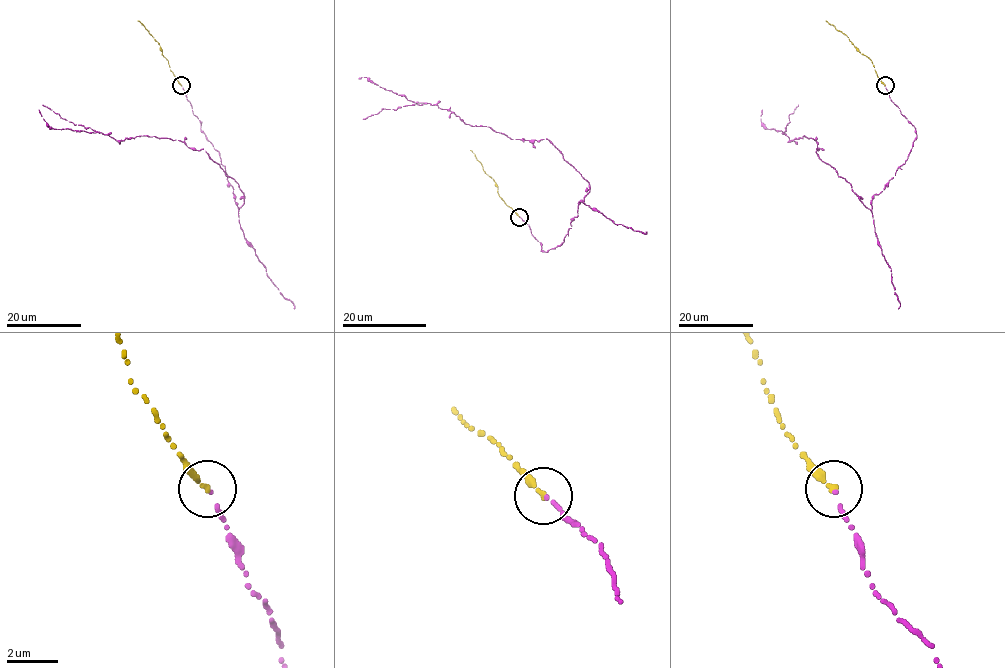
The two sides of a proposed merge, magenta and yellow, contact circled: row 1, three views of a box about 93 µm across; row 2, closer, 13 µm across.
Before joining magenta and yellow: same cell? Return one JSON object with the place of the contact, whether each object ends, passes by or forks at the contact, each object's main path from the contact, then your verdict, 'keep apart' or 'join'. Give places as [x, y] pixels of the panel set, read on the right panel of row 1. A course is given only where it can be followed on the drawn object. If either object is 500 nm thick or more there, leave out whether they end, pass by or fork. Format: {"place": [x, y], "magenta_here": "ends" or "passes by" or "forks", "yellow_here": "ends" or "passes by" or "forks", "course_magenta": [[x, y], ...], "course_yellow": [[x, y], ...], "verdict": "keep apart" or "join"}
{"place": [885, 85], "magenta_here": "ends", "yellow_here": "ends", "course_magenta": [[884, 86], [916, 138], [870, 209], [819, 157], [816, 140], [790, 141], [767, 129], [762, 110]], "course_yellow": [[884, 85], [871, 61], [844, 33], [826, 21]], "verdict": "join"}

